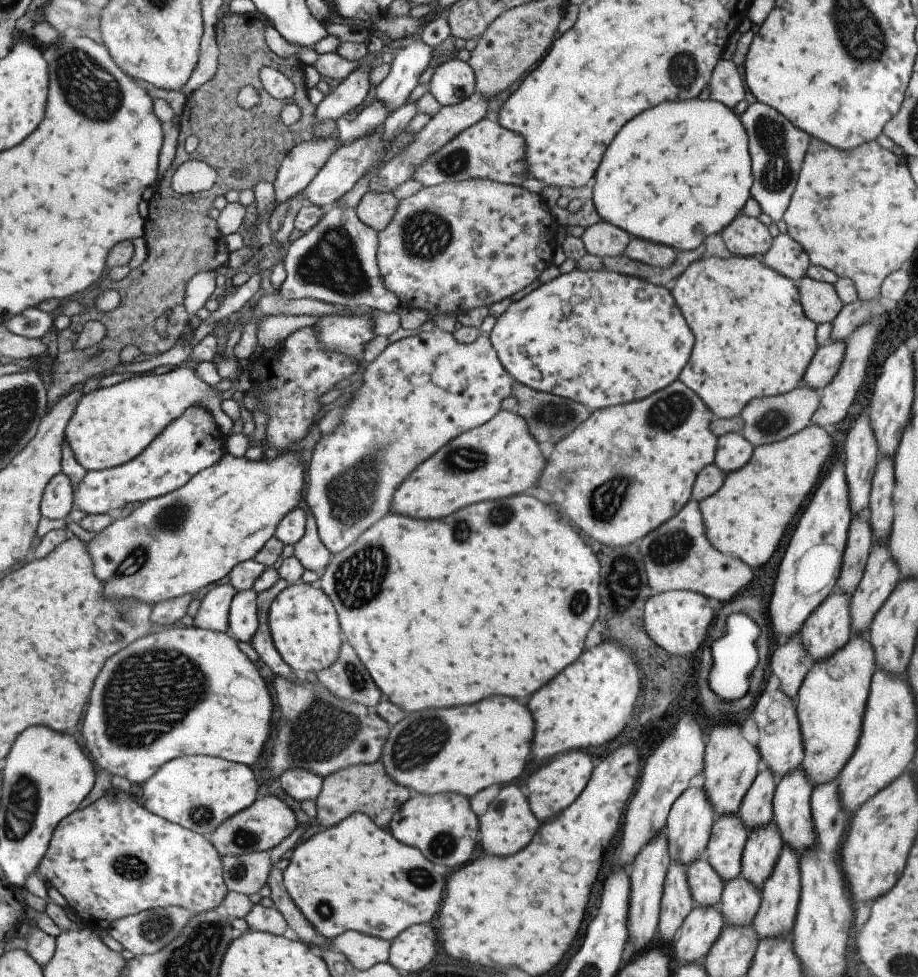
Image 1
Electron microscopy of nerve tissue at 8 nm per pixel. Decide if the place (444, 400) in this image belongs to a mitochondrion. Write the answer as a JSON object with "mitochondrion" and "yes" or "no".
{"mitochondrion":"no"}

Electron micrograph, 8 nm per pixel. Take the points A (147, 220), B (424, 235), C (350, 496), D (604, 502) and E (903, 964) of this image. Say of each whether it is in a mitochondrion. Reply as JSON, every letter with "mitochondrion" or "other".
{"A":"other","B":"mitochondrion","C":"mitochondrion","D":"mitochondrion","E":"mitochondrion"}

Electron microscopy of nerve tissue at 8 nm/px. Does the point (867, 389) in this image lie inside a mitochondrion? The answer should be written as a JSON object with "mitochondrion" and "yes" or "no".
{"mitochondrion":"no"}

